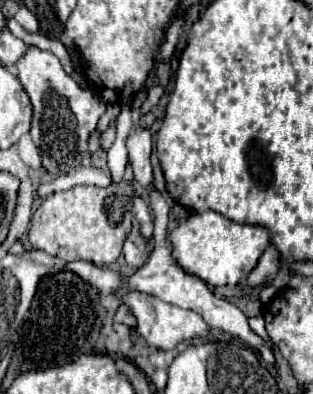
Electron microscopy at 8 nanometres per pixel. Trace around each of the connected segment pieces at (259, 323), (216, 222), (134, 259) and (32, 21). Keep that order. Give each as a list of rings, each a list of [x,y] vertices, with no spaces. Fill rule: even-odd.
[[[255,316],[255,318],[249,318],[249,328],[265,342],[265,346],[267,348],[271,348],[273,350],[273,342],[271,342],[271,338],[269,338],[269,334],[265,334],[265,320],[263,320],[263,316]]]
[[[213,210],[195,212],[171,232],[173,256],[179,266],[211,286],[235,286],[255,266],[269,244],[269,230],[257,224],[237,224]]]
[[[131,240],[125,242],[125,246],[123,246],[123,256],[125,256],[127,266],[131,266],[131,268],[141,268],[141,266],[145,264],[145,258],[143,258],[141,250],[139,250]]]
[[[21,6],[15,14],[15,20],[27,30],[27,32],[37,32],[39,30],[39,23],[36,16],[33,16],[25,6]]]

